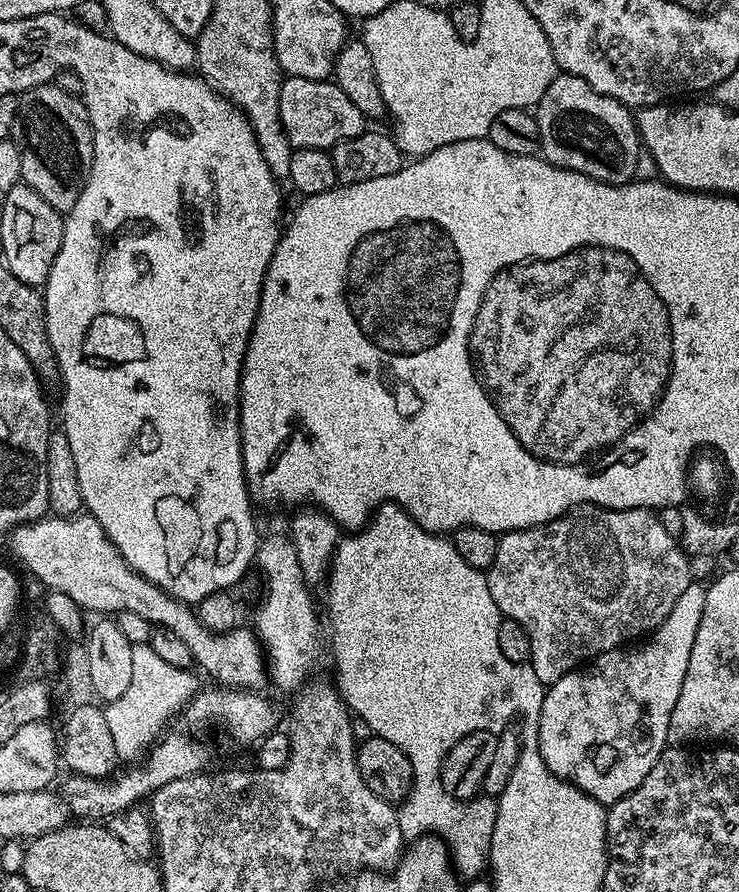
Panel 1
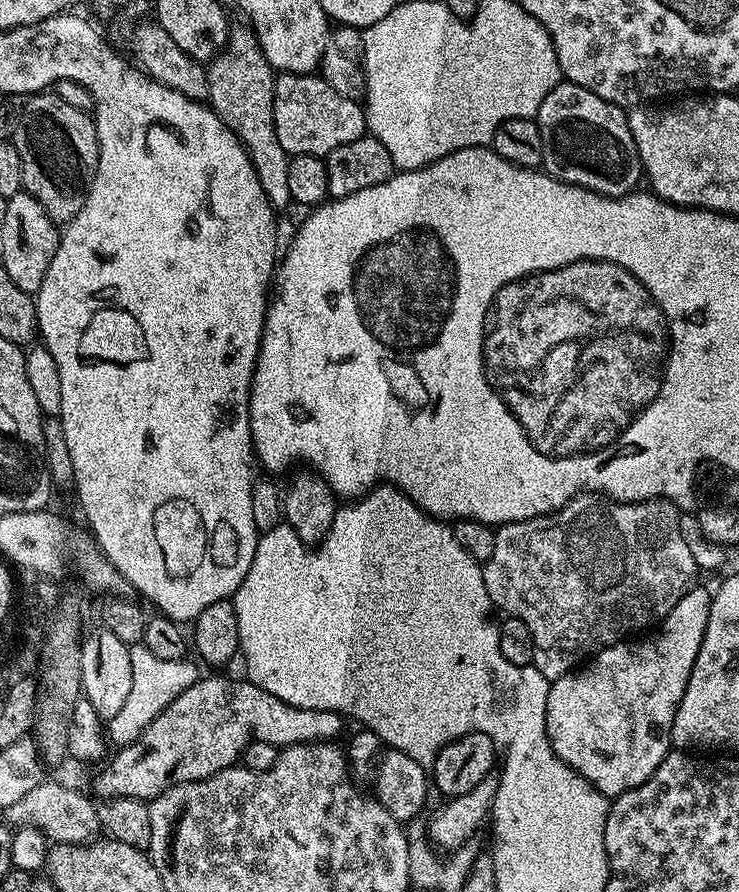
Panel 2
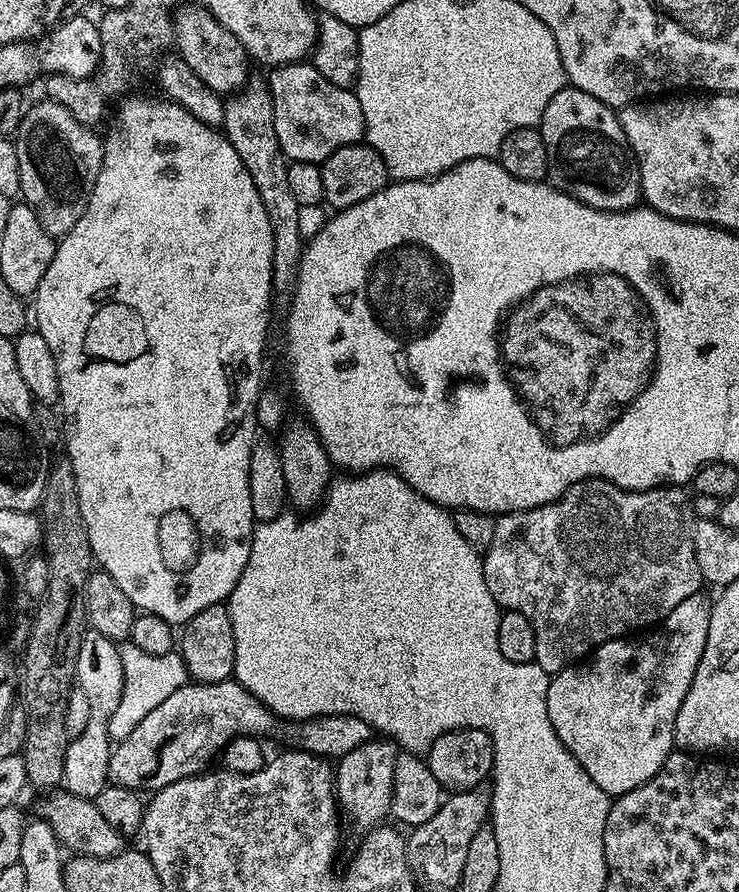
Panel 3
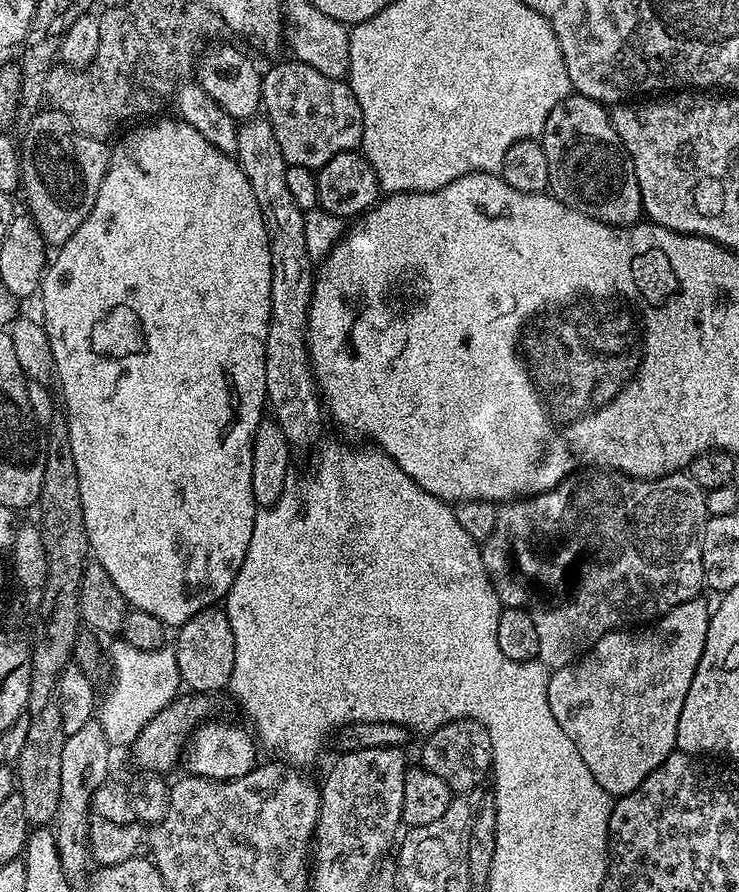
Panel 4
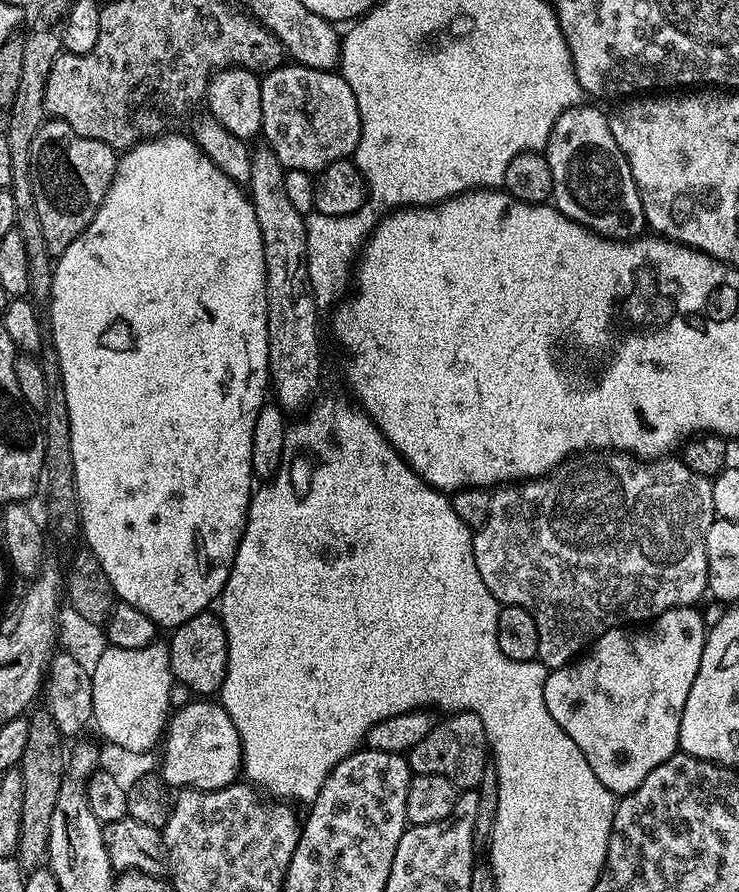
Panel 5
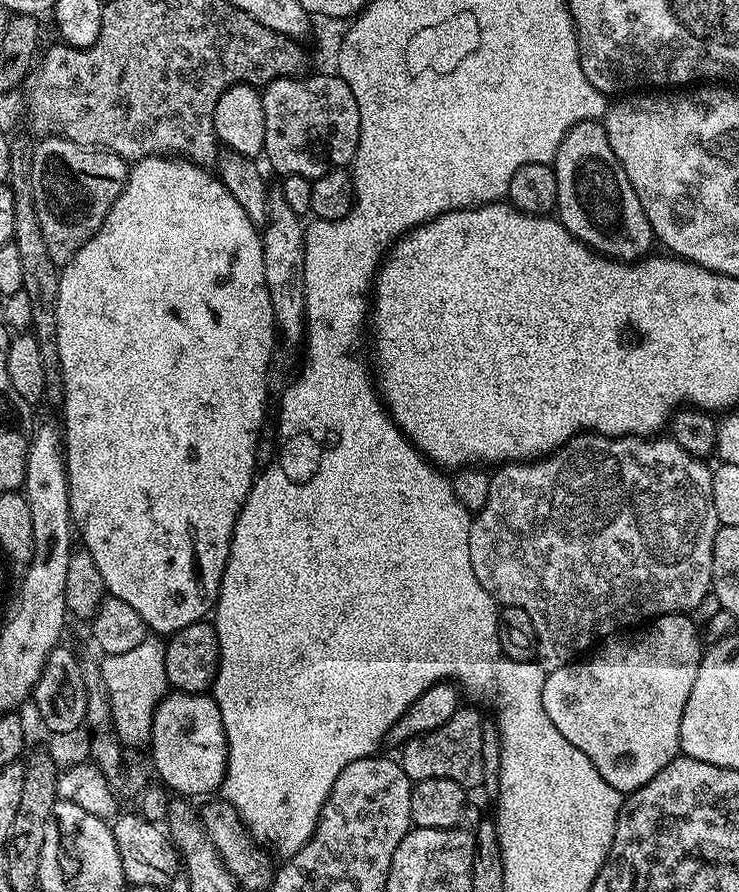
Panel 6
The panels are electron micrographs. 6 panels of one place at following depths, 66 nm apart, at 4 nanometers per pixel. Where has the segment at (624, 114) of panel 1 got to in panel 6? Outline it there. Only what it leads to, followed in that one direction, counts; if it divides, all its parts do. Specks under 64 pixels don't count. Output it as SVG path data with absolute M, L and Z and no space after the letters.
M583 120L568 129L554 161L558 198L555 215L564 229L594 252L609 260L635 262L653 251L652 227L618 162L600 120Z

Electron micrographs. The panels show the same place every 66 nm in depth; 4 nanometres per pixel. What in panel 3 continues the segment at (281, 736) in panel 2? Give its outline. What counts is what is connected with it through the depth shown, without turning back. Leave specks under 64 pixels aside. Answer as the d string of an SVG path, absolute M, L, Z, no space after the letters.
M234 678L209 684L189 682L174 690L174 694L170 694L170 698L164 699L154 710L150 710L150 714L146 714L146 718L142 718L142 722L138 722L138 726L130 730L125 740L119 741L111 749L106 761L109 776L107 779L123 788L135 788L145 793L148 791L148 794L155 794L182 778L201 775L211 765L208 763L215 756L217 759L234 737L265 738L264 736L278 731L279 728L280 740L284 746L291 746L302 752L312 752L315 756L323 756L332 762L339 761L340 757L350 754L350 750L358 750L358 746L362 746L374 736L373 728L354 714L330 714L316 716L312 720L285 720L281 723L270 709L258 698L254 698L254 694L250 694L250 690L243 688Z

